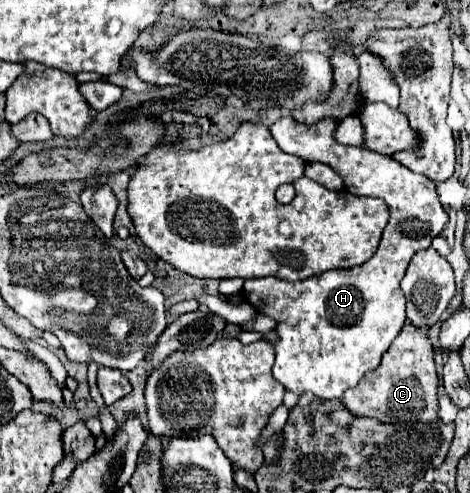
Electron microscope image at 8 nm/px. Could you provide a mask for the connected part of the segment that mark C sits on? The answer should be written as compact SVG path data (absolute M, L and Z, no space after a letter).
M405 324L401 334L393 340L391 350L385 352L381 366L365 374L353 390L347 390L341 402L353 416L369 416L381 422L399 422L409 418L421 420L421 414L417 416L417 412L437 412L437 386L439 378L429 336Z

